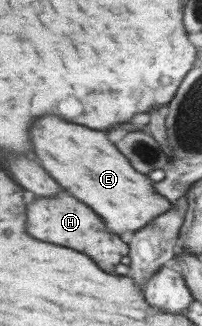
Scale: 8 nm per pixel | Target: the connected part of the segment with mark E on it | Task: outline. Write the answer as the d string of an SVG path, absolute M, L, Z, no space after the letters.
M49 115L49 119L41 119L41 123L37 123L37 127L33 127L33 143L35 143L35 151L37 151L37 155L39 155L39 159L41 159L41 163L43 163L43 167L71 193L71 195L75 195L77 199L81 199L83 203L87 203L89 207L93 207L93 211L96 211L101 215L101 219L107 223L107 229L109 231L113 231L113 233L117 233L117 235L123 235L123 233L129 233L132 231L133 234L143 227L149 226L149 223L153 222L153 219L157 219L159 215L163 215L163 213L167 213L167 211L171 211L175 206L173 202L171 202L167 197L160 195L157 189L155 189L155 182L143 172L137 171L137 168L133 167L132 163L129 163L129 159L115 147L115 145L109 141L109 137L107 137L107 133L103 133L103 131L93 131L93 129L89 129L89 127L81 127L81 125L75 125L75 123L67 123L67 121L63 121L63 119L59 119L59 117L53 117L53 115Z

